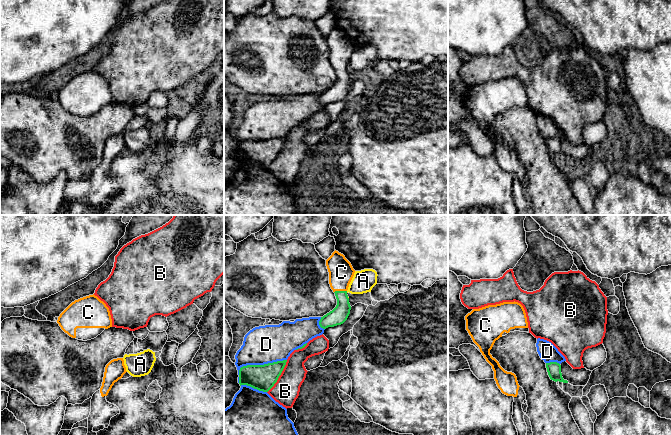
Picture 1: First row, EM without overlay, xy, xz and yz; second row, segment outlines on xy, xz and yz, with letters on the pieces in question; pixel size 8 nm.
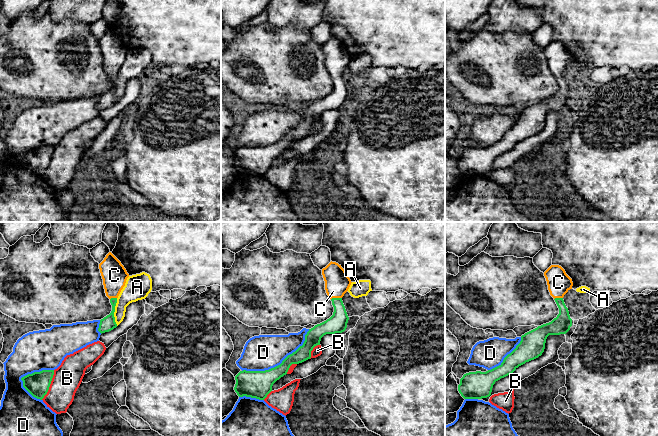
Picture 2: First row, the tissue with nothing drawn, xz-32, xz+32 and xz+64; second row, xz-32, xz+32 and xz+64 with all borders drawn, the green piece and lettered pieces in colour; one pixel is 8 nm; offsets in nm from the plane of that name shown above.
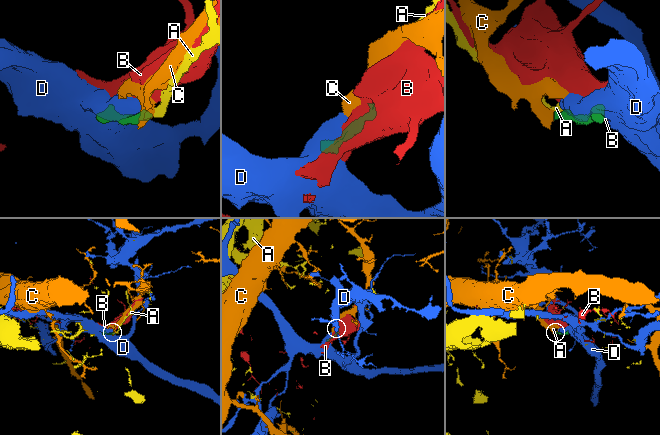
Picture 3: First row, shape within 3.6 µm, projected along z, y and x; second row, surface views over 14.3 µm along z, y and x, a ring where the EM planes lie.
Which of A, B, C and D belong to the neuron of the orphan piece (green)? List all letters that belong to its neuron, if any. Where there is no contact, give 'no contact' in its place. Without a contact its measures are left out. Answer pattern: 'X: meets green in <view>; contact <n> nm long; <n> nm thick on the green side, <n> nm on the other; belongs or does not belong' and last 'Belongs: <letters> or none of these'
A: no contact; does not belong
B: meets green in xz; contact 300 nm long; 200 nm thick on the green side, 220 nm on the other; does not belong
C: meets green in xz; contact 110 nm long; 140 nm thick on the green side, 200 nm on the other; belongs
D: meets green in xz; contact 420 nm long; 200 nm thick on the green side, 300 nm on the other; does not belong
Belongs: C

